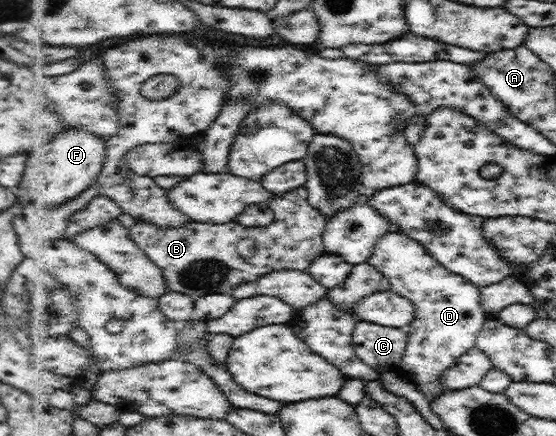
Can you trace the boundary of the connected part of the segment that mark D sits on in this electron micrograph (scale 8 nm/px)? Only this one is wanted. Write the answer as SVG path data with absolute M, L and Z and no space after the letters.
M402 230L386 234L377 245L376 252L369 259L382 270L391 280L392 289L407 298L413 299L416 303L416 321L408 328L410 333L408 342L408 352L405 355L404 363L401 368L407 376L425 392L429 399L439 398L448 392L444 385L446 372L453 368L460 358L467 354L471 349L475 349L478 341L478 334L486 324L487 311L480 302L480 294L483 289L477 286L472 280L455 274L447 266L441 264L427 246L418 240L411 238Z

